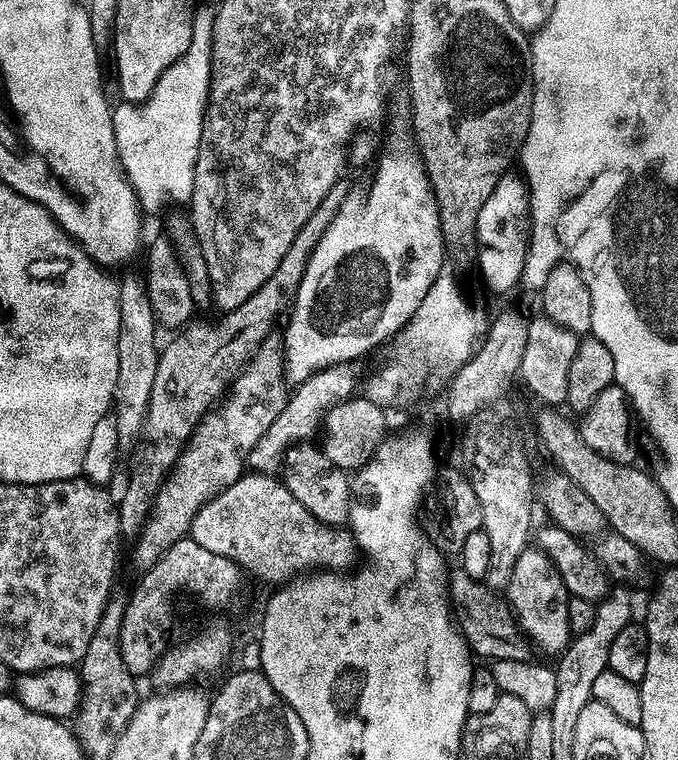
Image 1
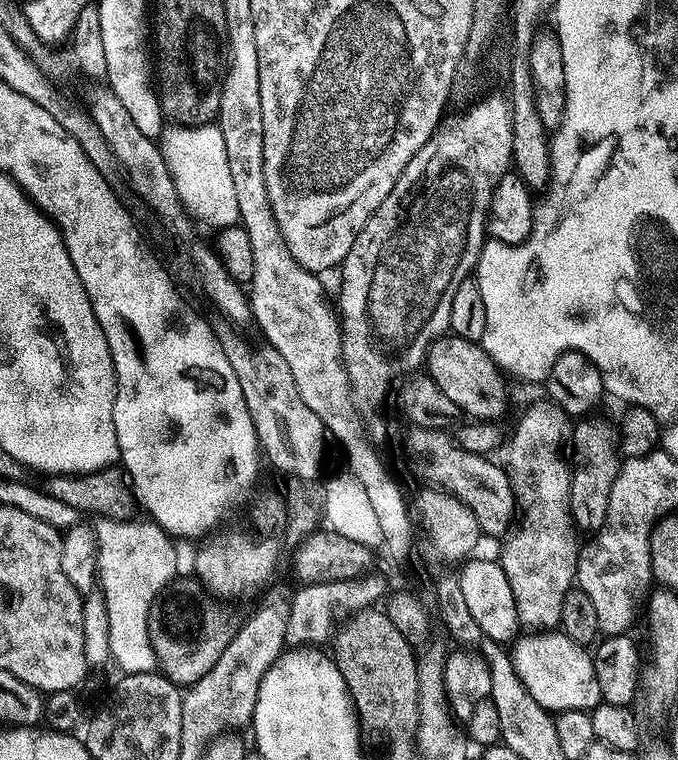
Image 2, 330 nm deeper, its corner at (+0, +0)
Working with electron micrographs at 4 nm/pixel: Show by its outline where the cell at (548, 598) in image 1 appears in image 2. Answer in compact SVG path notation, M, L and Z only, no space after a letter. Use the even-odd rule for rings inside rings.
M559 630L524 635L511 645L510 655L518 678L522 678L522 686L526 686L530 698L534 698L538 706L559 714L566 710L591 712L602 703L592 652L585 645L574 642Z

